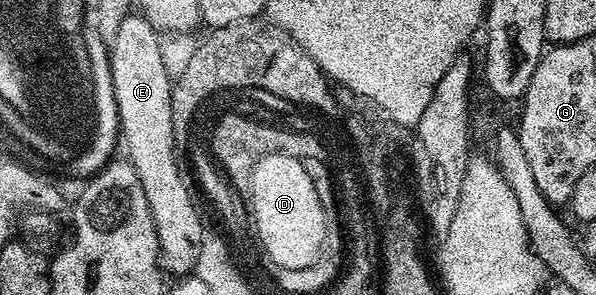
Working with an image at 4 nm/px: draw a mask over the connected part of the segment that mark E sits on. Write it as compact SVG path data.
M125 16L118 34L111 41L111 78L114 80L115 102L118 104L120 139L129 151L127 159L135 174L139 174L139 182L143 182L143 194L147 194L147 206L151 206L151 218L159 238L164 271L174 272L174 277L184 278L194 271L207 228L201 225L201 216L193 205L189 184L177 161L176 148L179 148L179 144L173 139L171 114L174 81L169 80L163 68L160 38L158 29L145 16Z

